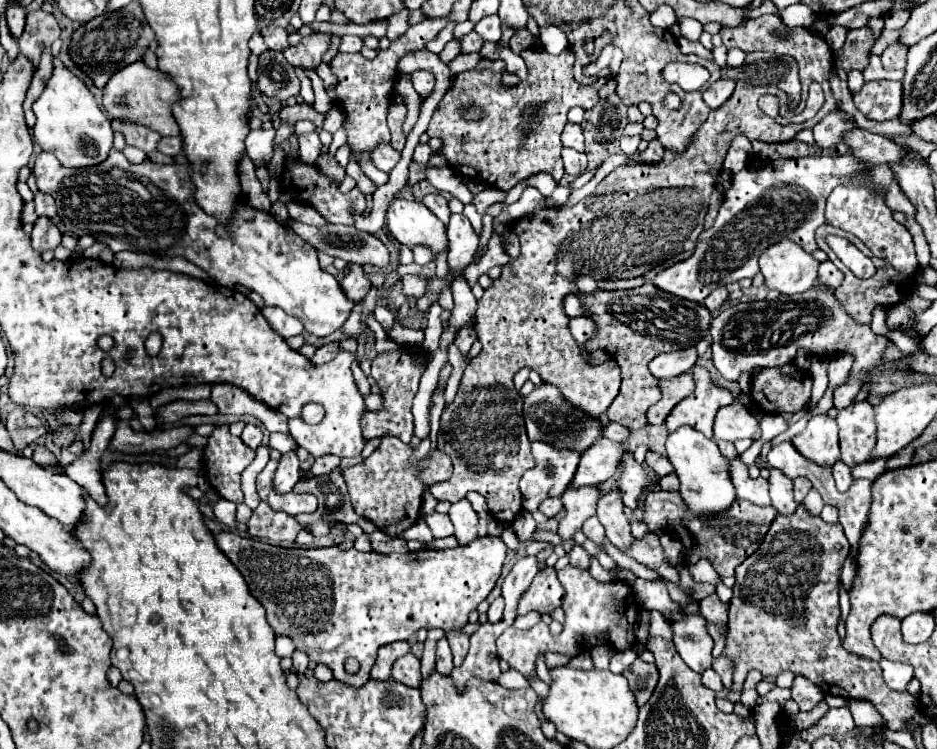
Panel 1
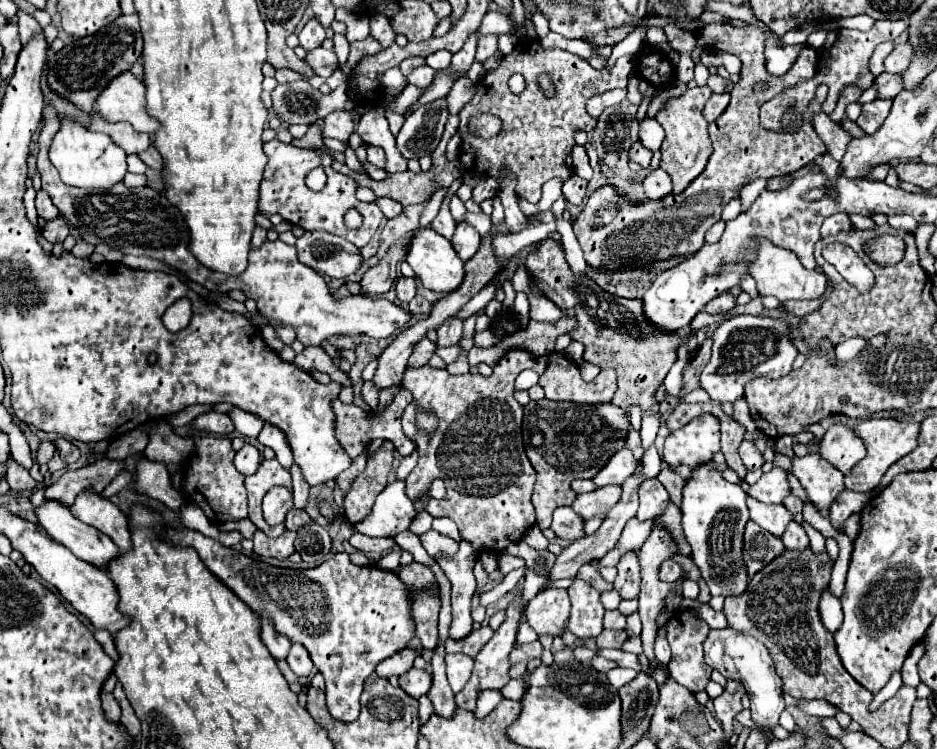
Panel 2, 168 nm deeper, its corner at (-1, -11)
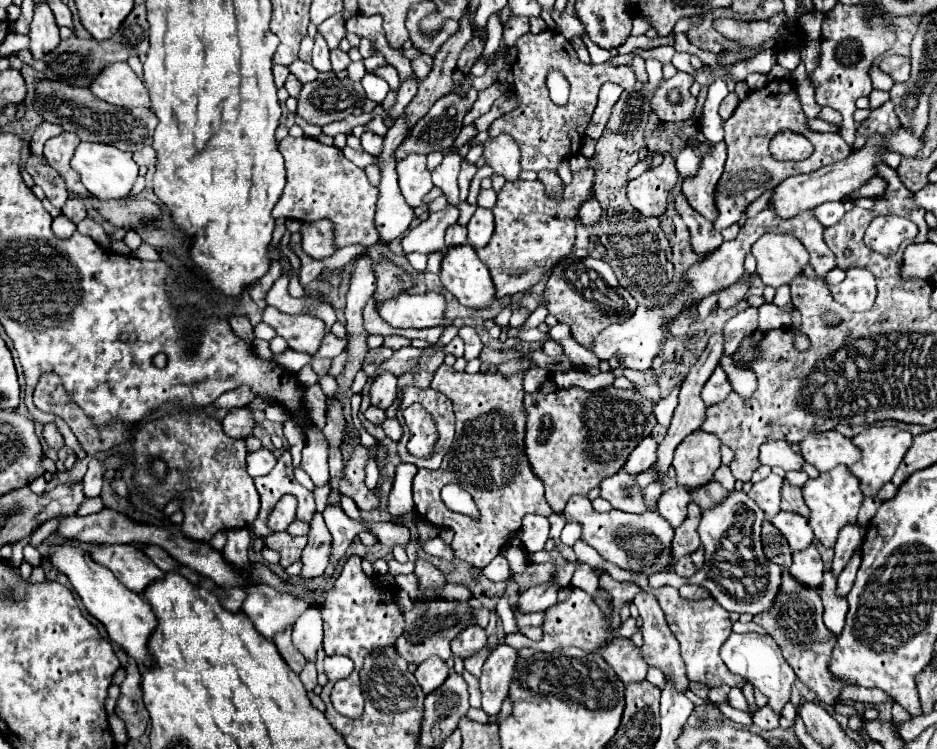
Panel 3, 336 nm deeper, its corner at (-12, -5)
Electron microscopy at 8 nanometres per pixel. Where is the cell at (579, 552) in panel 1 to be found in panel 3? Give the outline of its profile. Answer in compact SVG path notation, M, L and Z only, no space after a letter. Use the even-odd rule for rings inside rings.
M606 574L606 576L600 578L600 586L604 590L608 590L608 594L612 596L614 608L630 604L634 600L634 596L640 592L640 586L636 582L618 582L610 574Z

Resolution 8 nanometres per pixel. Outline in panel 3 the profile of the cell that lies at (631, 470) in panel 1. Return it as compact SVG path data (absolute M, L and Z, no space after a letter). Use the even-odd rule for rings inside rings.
M672 488L668 492L664 492L658 500L658 514L662 514L672 528L678 528L686 516L688 516L688 502L690 502L690 494L686 492L686 488Z

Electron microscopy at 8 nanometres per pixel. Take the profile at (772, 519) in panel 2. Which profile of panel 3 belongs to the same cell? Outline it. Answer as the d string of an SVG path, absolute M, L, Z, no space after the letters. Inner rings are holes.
M778 512L772 518L772 524L786 536L792 554L806 550L810 544L814 544L812 530L808 528L808 520L804 516L788 514L788 512Z

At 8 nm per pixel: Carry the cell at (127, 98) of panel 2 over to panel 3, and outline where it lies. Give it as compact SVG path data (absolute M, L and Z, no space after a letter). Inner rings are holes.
M126 62L106 66L90 82L88 88L96 98L108 104L116 104L122 108L136 108L136 106L150 108L148 92L144 92L142 80L132 72L132 68Z

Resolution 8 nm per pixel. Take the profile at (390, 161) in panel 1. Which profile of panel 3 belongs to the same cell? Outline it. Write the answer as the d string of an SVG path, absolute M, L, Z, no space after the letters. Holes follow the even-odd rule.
M366 130L366 132L360 136L360 144L362 144L362 150L364 150L364 152L376 156L376 154L380 154L380 148L382 148L382 144L384 144L384 138L380 138L378 134Z

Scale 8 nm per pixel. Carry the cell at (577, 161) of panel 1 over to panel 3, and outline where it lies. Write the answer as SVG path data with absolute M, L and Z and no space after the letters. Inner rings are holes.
M590 200L588 204L582 204L578 216L580 216L580 224L584 224L584 226L592 226L592 224L600 222L602 208L600 208L598 200Z

